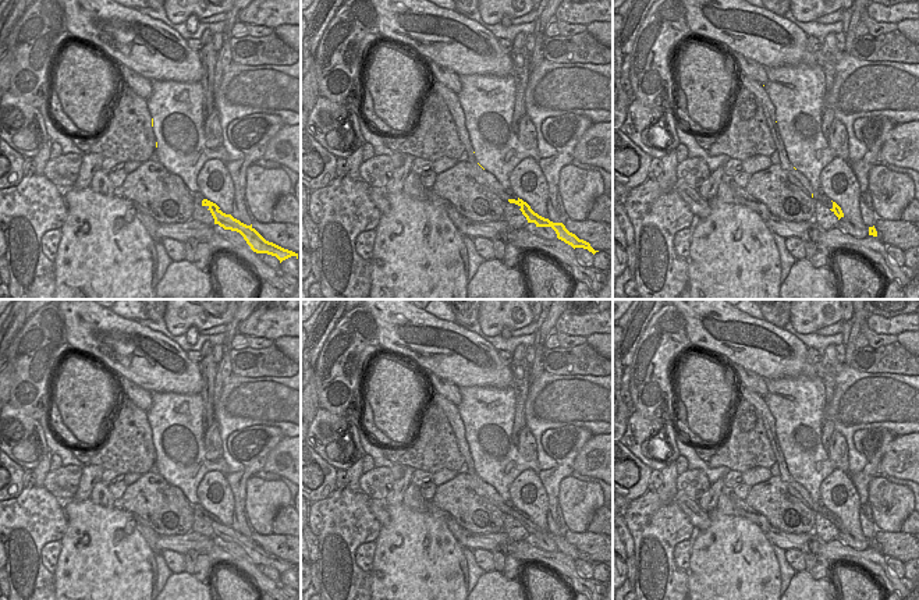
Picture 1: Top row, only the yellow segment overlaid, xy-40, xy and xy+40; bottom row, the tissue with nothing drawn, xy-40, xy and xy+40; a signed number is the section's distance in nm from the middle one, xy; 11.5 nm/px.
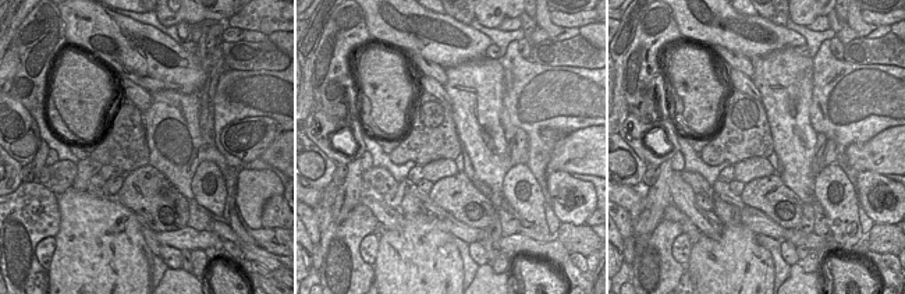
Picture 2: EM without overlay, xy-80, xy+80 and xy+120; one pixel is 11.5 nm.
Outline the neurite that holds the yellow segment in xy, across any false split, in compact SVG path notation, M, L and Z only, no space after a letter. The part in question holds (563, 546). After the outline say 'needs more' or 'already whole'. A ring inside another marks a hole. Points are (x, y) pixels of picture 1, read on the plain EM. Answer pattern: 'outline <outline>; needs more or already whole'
outline M508 511L510 515L515 515L518 516L522 523L522 526L526 529L528 535L535 535L536 539L551 539L556 546L557 550L564 553L565 555L571 557L574 561L575 560L583 560L588 561L589 564L592 564L593 567L599 562L595 562L589 554L579 551L575 546L570 544L565 537L563 535L553 535L549 530L544 530L542 528L539 528L537 525L535 525L531 518L524 514L522 511Z; already whole

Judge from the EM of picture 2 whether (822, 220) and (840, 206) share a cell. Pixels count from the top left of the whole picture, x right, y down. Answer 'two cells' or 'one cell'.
two cells

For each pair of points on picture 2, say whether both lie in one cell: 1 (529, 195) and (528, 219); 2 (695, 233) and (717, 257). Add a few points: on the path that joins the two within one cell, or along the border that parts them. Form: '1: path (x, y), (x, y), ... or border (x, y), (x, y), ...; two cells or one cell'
1: path (529, 201), (529, 213); one cell
2: border (702, 233), (692, 245); two cells

